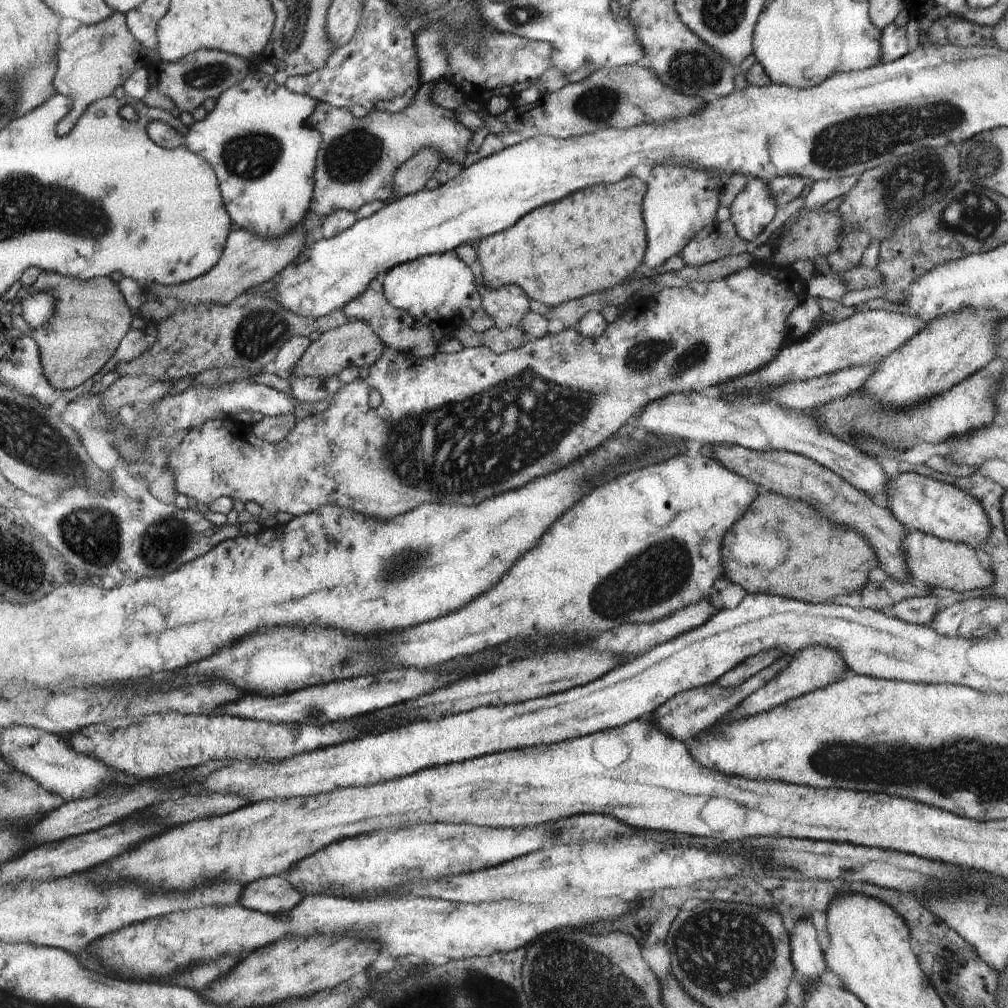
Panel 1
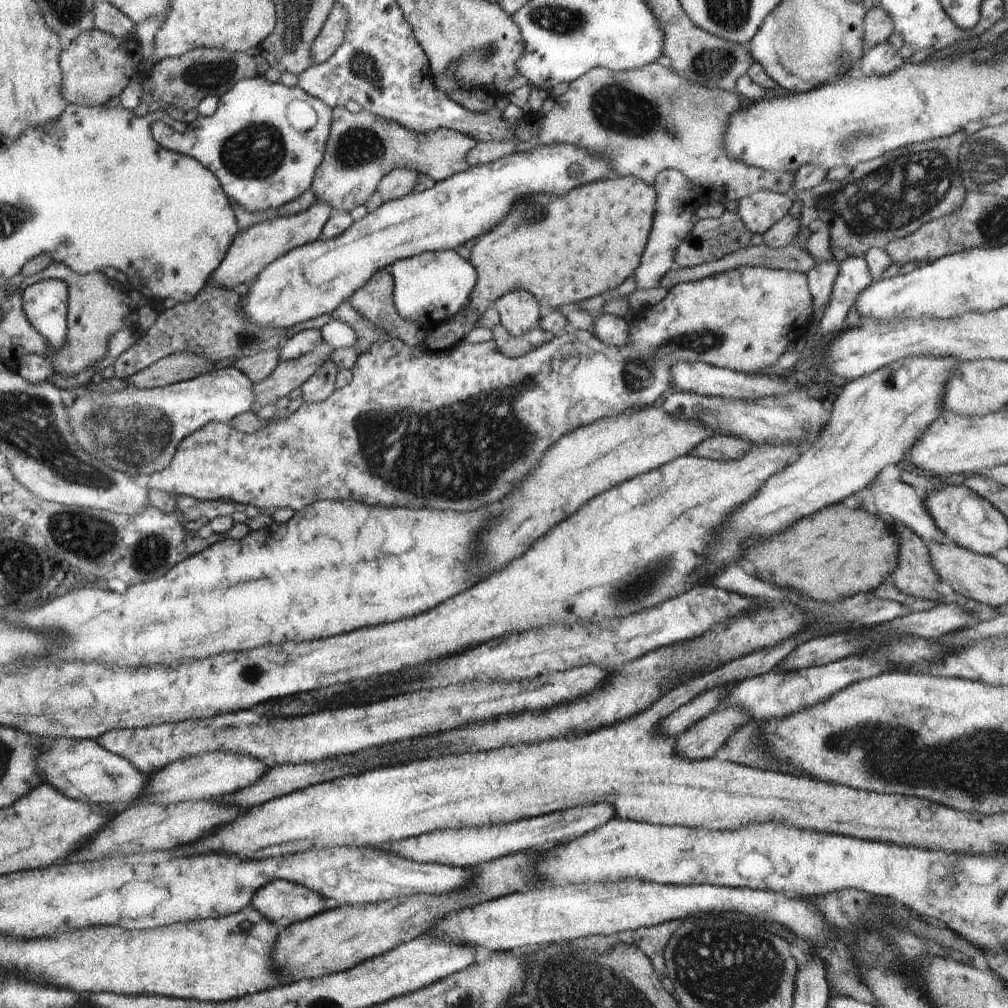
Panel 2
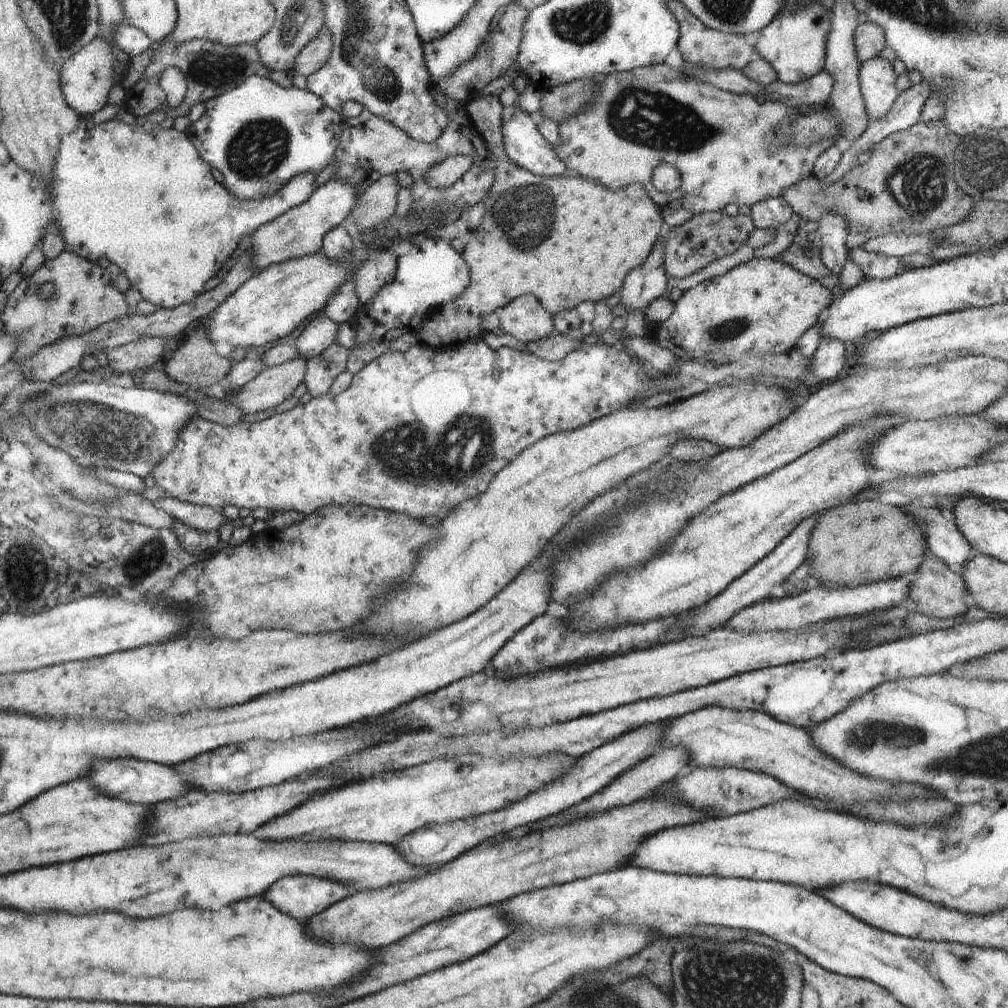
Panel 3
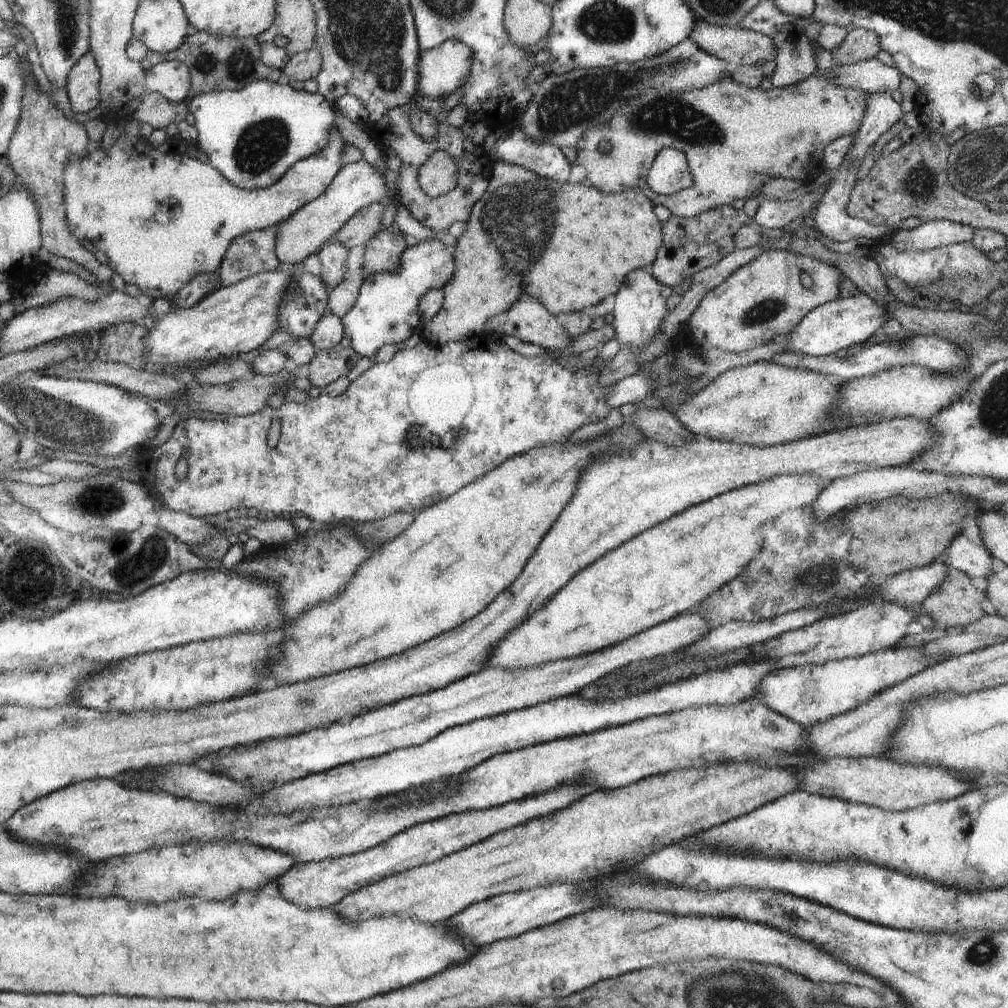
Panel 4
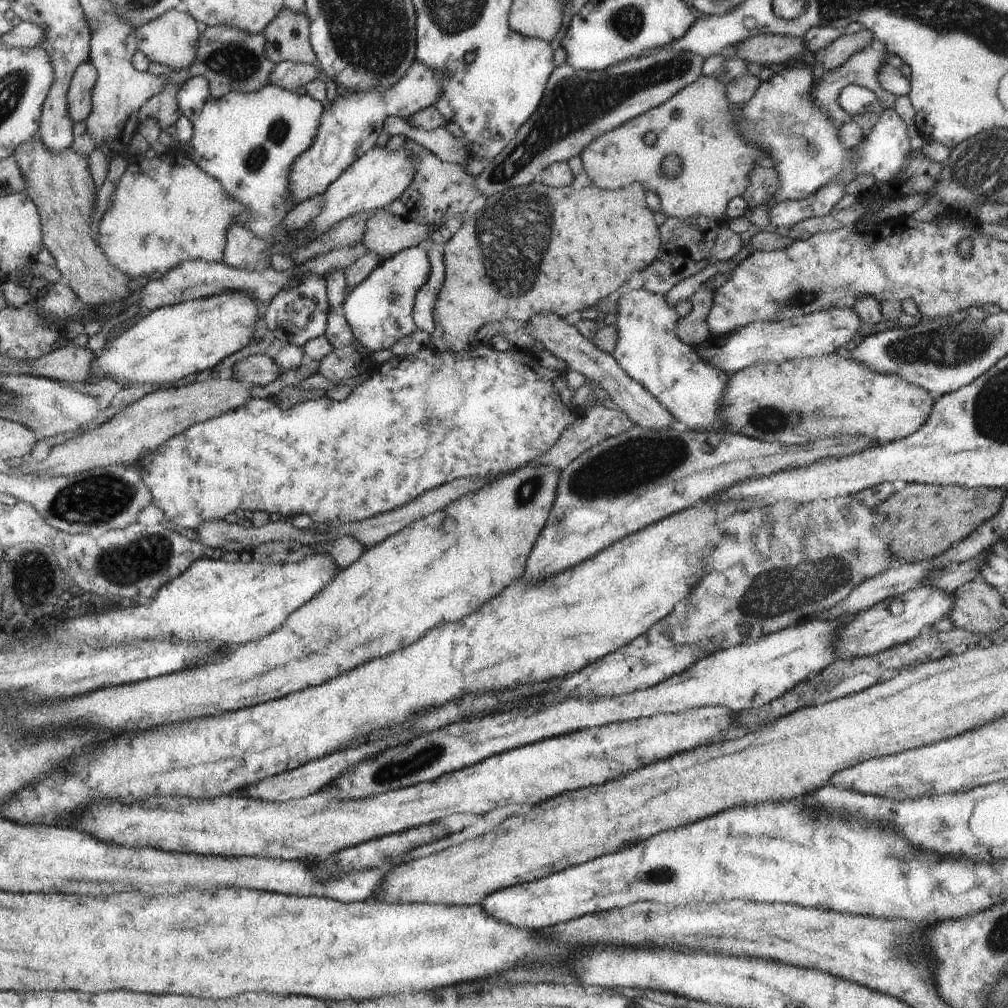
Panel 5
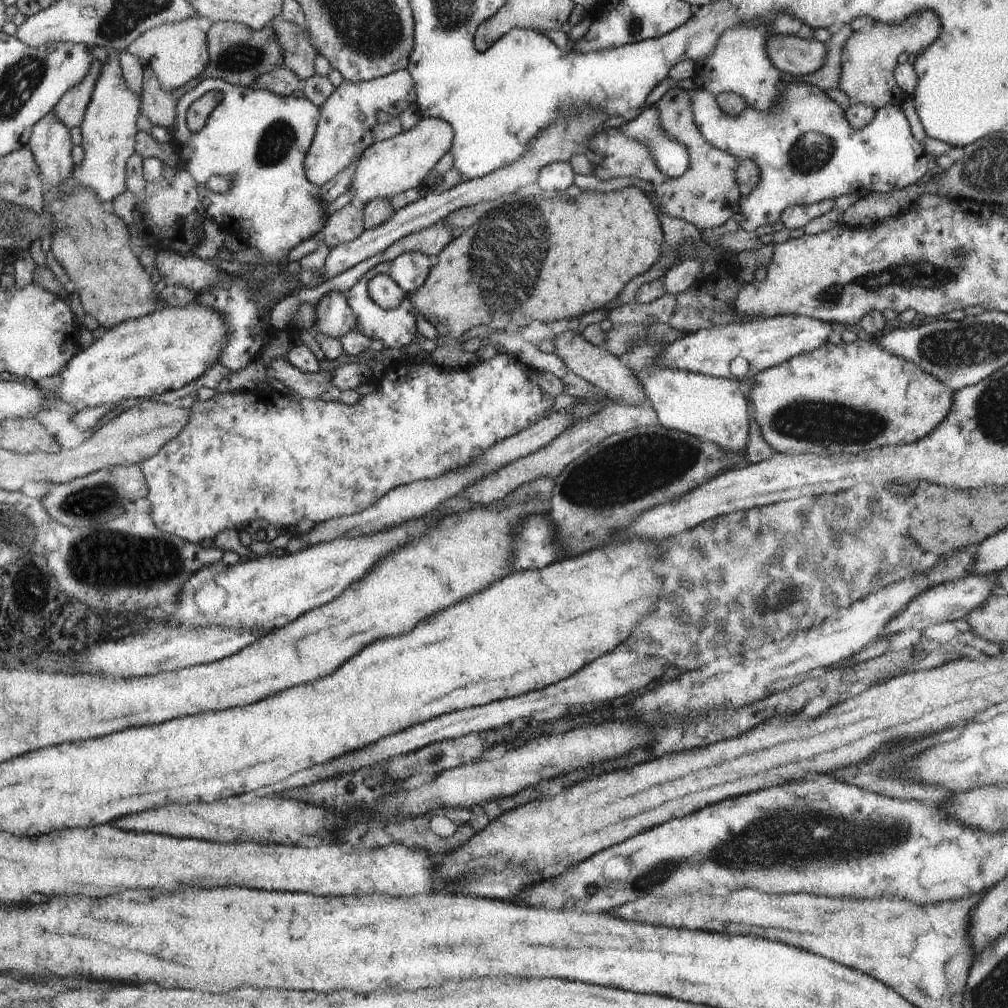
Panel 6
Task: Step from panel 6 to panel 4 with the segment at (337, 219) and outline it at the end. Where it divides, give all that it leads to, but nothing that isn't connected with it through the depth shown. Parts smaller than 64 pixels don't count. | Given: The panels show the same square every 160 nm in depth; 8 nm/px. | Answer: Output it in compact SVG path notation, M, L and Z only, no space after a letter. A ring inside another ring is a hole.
M375 202L361 208L354 216L328 239L328 242L338 241L346 248L360 246L365 248L366 243L374 237L381 228L384 202Z

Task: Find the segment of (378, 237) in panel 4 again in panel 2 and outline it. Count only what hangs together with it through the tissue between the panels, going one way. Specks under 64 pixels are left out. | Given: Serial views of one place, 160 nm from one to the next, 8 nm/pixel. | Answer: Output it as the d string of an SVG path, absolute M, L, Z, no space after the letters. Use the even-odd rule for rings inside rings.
M388 268L378 270L375 274L372 274L372 278L362 286L358 288L350 300L350 306L358 312L359 316L366 318L368 322L376 324L378 328L386 330L392 339L401 340L403 344L413 348L424 348L424 338L426 338L426 331L424 331L420 324L408 322L408 320L402 320L394 308L393 302L393 279L392 274L389 272Z

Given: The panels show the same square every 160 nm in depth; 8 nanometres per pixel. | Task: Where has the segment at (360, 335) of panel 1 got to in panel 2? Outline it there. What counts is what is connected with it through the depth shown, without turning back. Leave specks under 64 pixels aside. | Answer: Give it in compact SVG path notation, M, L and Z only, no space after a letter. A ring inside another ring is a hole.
M325 341L312 352L295 360L280 361L271 376L260 383L253 384L255 393L254 412L264 406L275 405L290 392L301 388L327 361L331 360L335 350Z

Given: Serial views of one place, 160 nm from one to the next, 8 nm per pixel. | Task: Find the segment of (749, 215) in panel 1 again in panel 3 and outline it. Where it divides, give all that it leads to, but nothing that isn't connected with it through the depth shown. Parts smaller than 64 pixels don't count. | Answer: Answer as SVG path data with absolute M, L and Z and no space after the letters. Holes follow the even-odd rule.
M782 197L768 198L752 207L750 219L755 229L778 229L795 215L794 210Z

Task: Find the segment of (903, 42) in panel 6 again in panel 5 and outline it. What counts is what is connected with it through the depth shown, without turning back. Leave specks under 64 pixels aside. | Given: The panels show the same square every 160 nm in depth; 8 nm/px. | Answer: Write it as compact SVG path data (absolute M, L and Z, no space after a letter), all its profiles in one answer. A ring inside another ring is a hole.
M870 45L867 49L853 54L842 66L835 68L834 70L824 71L822 77L815 84L813 82L813 89L811 90L811 96L816 100L816 104L819 105L821 113L828 117L835 127L841 127L848 123L856 123L863 130L864 136L868 134L869 130L878 122L878 110L892 109L894 106L895 96L888 91L885 91L879 84L876 78L876 71L880 65L888 64L887 58L890 56L884 48L884 52L872 48ZM848 85L858 85L868 90L871 90L878 99L879 106L872 113L866 113L864 115L849 115L839 104L838 95L842 92L843 88Z

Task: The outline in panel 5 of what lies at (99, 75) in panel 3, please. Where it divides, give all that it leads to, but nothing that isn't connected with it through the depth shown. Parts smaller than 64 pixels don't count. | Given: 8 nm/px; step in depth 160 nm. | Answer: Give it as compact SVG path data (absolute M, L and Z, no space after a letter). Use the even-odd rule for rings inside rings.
M88 60L82 63L73 74L67 105L70 118L74 123L82 122L90 116L92 108L92 91L97 81L97 70Z

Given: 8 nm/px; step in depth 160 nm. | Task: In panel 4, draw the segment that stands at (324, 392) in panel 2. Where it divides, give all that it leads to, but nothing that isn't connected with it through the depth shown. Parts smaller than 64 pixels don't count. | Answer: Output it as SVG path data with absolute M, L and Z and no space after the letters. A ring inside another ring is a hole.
M352 347L317 350L308 365L308 380L316 388L324 388L339 378L346 377L360 356Z

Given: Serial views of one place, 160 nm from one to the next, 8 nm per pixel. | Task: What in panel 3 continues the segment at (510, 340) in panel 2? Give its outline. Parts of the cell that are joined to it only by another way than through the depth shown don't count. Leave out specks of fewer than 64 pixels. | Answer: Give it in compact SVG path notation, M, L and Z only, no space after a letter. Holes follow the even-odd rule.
M554 331L536 342L526 343L526 351L537 358L546 361L558 361L568 356L572 350L580 348L582 340L568 338L564 334Z

